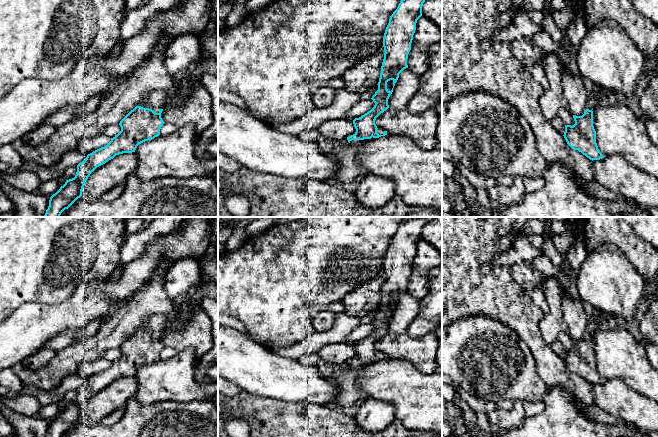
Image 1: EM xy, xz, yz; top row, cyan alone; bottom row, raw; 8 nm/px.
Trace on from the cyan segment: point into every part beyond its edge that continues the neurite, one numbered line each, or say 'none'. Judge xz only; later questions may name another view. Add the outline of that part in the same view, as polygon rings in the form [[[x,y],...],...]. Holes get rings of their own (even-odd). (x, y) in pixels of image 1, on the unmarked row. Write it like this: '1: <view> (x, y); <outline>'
1: xz (354, 366); [[[373,361],[371,362],[371,363],[364,363],[364,364],[352,364],[352,365],[350,365],[350,369],[353,369],[353,370],[358,370],[358,369],[362,369],[362,368],[364,368],[364,367],[366,367],[366,366],[368,366],[369,364],[372,364],[372,363],[374,363]]]

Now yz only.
1: yz (593, 324); [[[593,315],[591,319],[588,319],[586,333],[594,334],[599,330],[600,320]]]

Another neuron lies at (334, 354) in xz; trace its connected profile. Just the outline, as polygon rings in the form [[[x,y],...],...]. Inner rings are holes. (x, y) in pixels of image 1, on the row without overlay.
[[[345,342],[326,345],[317,354],[331,368],[339,364],[347,363],[356,356],[353,345]]]

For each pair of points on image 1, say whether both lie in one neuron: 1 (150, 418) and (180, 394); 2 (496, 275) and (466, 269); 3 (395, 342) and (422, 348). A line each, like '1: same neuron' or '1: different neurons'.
1: different neurons
2: same neuron
3: same neuron

